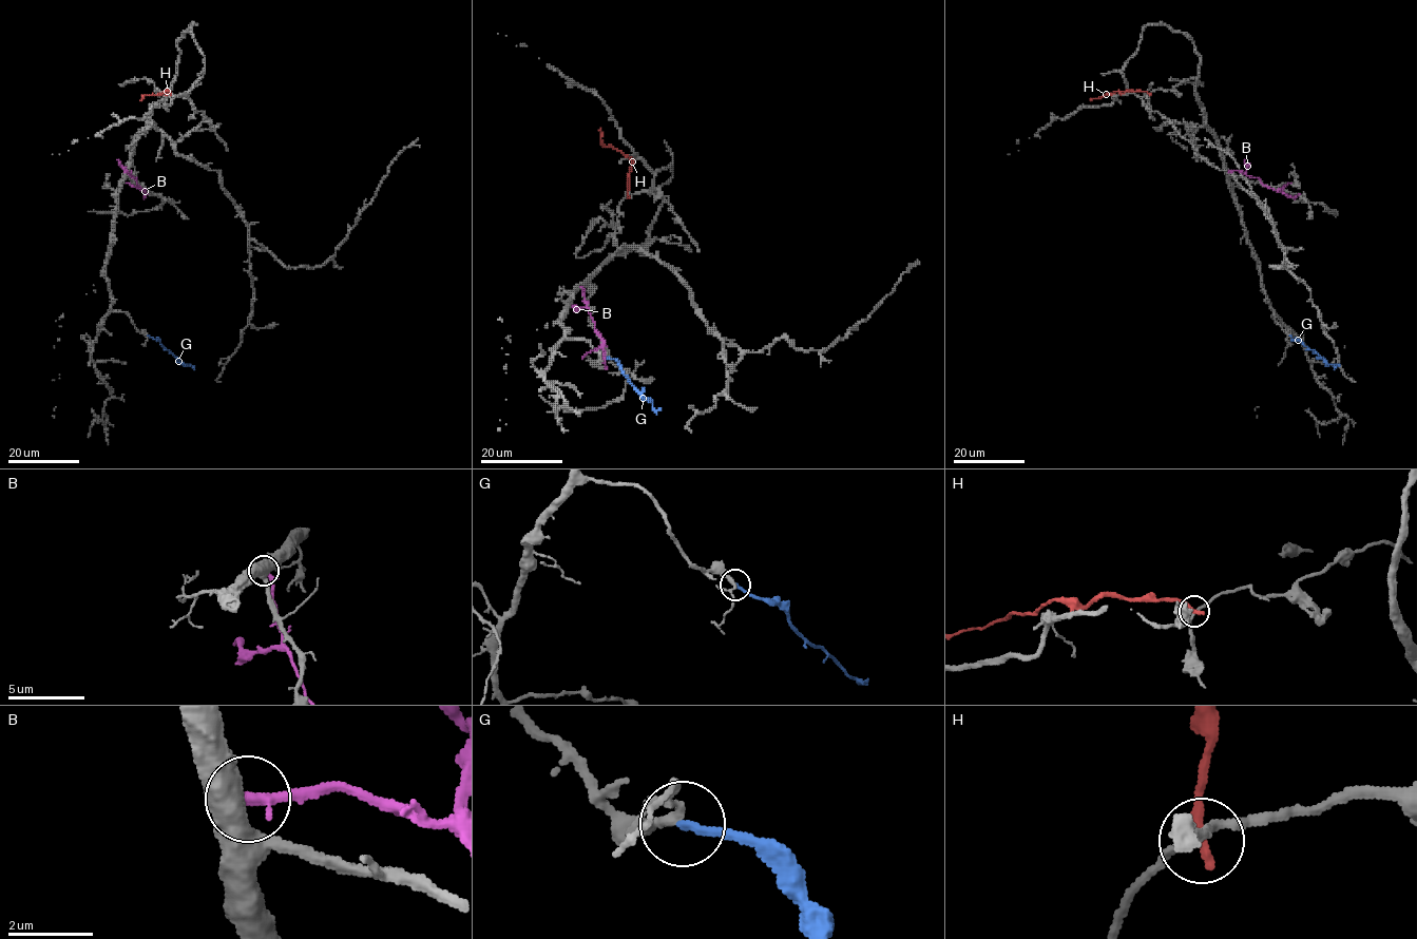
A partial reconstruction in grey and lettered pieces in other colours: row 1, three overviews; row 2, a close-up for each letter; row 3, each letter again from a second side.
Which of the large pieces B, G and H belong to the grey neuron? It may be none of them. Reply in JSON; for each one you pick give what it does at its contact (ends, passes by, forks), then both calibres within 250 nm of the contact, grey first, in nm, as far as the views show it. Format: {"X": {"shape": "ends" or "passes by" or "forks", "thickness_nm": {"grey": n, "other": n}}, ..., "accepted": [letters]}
{"G": {"shape": "ends", "thickness_nm": {"grey": 180, "other": 190}}, "accepted": ["G"]}

